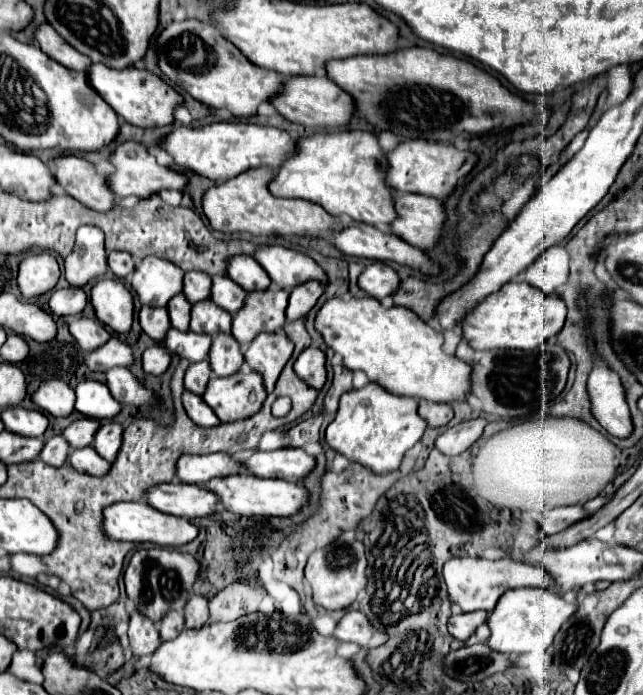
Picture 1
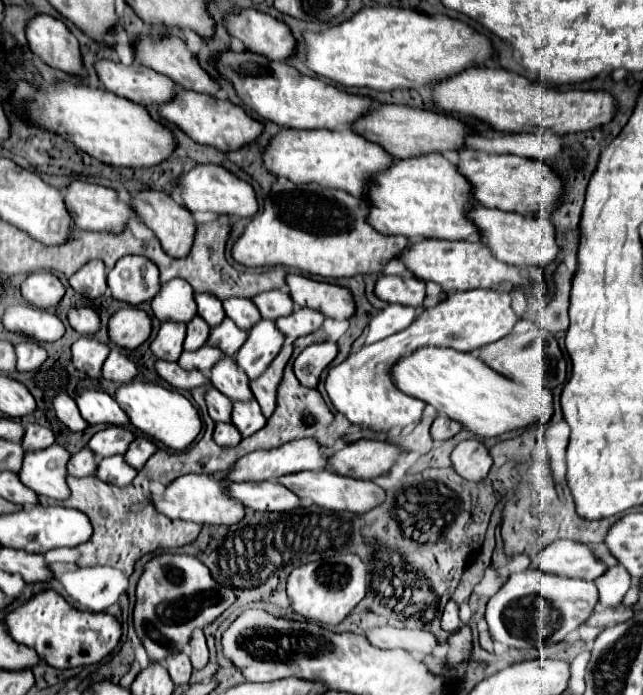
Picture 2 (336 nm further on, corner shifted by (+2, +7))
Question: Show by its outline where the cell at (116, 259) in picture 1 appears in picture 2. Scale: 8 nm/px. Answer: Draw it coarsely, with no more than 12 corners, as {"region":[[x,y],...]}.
{"region":[[125,255],[107,273],[113,299],[141,305],[159,293],[159,269]]}

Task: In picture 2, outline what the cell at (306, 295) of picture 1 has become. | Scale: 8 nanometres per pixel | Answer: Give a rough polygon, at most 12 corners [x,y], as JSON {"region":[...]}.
{"region":[[297,307],[293,315],[277,319],[285,337],[315,333],[325,317]]}

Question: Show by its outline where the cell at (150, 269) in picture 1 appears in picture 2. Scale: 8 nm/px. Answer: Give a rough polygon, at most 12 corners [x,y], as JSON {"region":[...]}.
{"region":[[183,279],[161,285],[151,301],[159,321],[189,323],[195,293]]}

